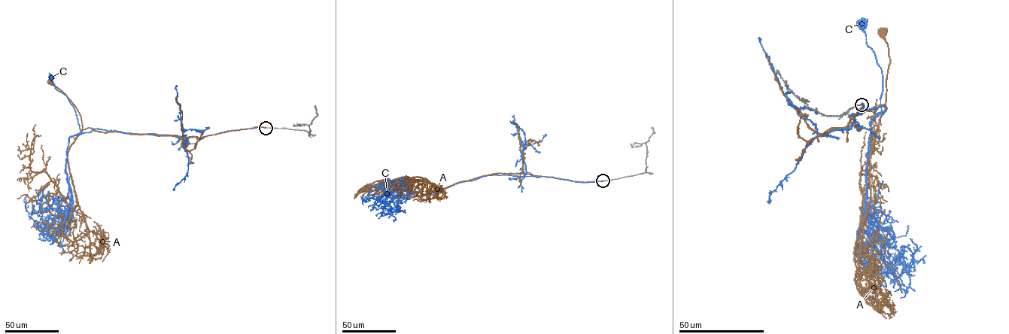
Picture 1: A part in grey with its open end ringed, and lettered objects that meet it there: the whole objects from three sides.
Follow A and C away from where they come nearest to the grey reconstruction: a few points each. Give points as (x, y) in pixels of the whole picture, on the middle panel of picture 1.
A: (603, 180), (575, 181), (524, 173), (492, 173), (409, 198), (387, 194)
C: (603, 180), (578, 182), (551, 177), (493, 174), (460, 181), (429, 195), (418, 192), (410, 193), (388, 182)

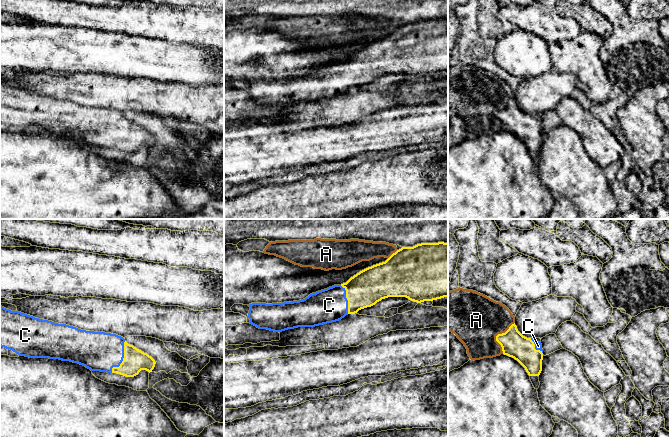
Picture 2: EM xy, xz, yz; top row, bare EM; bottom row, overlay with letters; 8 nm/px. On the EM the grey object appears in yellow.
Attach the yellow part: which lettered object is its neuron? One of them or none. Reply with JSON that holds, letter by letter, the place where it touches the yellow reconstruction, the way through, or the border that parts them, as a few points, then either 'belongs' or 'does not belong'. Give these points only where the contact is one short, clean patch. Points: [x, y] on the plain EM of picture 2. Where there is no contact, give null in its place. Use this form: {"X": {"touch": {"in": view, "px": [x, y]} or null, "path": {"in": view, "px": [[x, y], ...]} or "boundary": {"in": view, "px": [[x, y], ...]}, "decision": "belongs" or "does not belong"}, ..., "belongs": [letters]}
{"A": {"touch": {"in": "yz", "px": [496, 112]}, "decision": "does not belong"}, "C": {"touch": {"in": "xy", "px": [123, 135]}, "decision": "belongs"}, "belongs": ["C"]}

